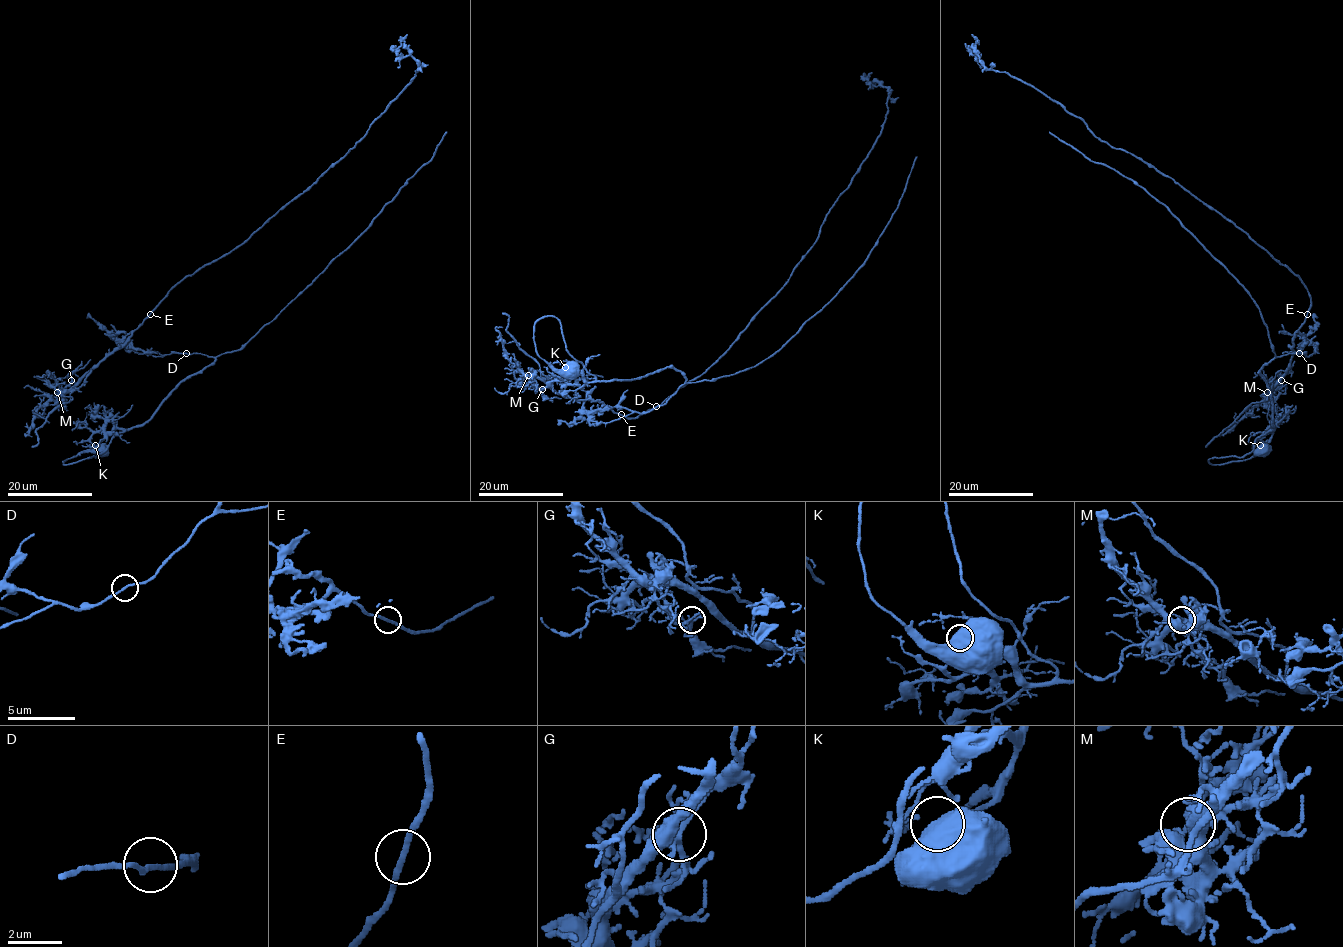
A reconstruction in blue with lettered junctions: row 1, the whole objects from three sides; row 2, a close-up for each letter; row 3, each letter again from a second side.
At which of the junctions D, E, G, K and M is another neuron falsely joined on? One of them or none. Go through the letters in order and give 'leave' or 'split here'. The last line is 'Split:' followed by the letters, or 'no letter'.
D: split here
E: leave
G: leave
K: leave
M: leave
Split: D

